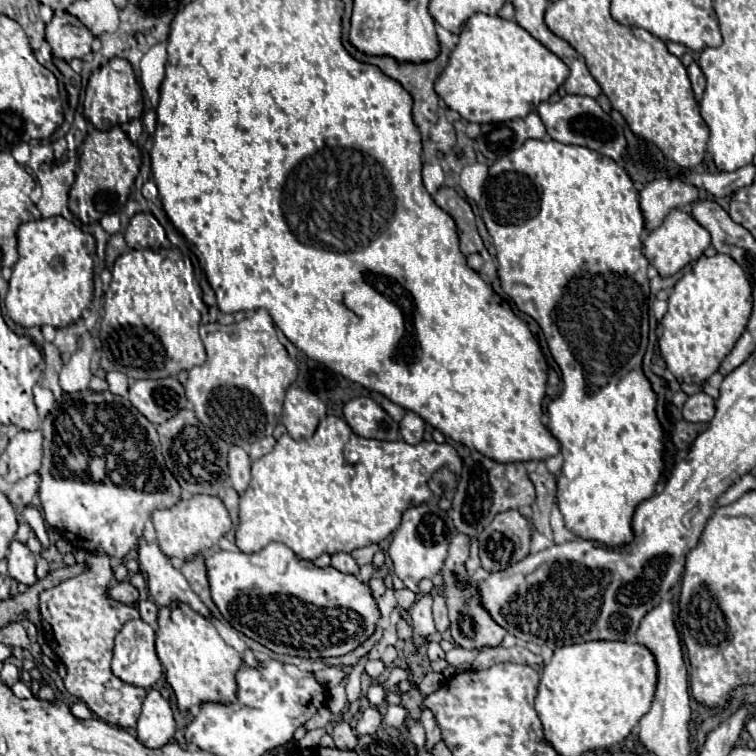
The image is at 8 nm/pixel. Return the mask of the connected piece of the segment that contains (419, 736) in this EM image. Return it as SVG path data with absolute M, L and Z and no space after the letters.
M419 722L411 723L409 726L411 742L418 748L423 748L426 742L425 730Z

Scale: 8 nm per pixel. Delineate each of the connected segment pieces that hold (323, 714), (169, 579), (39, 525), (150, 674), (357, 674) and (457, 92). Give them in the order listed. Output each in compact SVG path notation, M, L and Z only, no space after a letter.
M323 707L323 709L319 709L319 711L305 723L305 729L307 729L307 731L321 729L321 727L327 727L329 721L331 721L331 713L329 713L327 707Z
M139 537L137 553L139 571L145 573L149 595L157 605L171 605L183 601L189 603L191 609L195 609L197 613L209 617L209 609L191 591L187 579L181 575L179 569L171 565L171 559L159 549L157 543L147 543L143 537Z
M27 507L27 509L23 509L21 515L23 515L23 521L29 523L31 529L35 531L35 535L37 535L37 539L41 541L43 549L49 549L49 537L47 537L45 521L43 521L43 515L39 513L39 509L35 509L35 507Z
M143 619L127 621L123 625L123 629L117 633L111 671L121 681L125 681L125 683L129 683L133 687L143 687L143 689L151 689L161 679L163 667L161 667L159 657L155 653L155 631Z
M363 657L357 664L355 664L351 673L348 676L346 685L347 700L352 703L360 698L361 695L361 675L364 673L367 657Z
M475 13L463 25L459 43L449 55L449 65L435 83L435 91L463 119L471 123L495 123L537 111L539 103L547 101L567 75L567 65L515 21Z

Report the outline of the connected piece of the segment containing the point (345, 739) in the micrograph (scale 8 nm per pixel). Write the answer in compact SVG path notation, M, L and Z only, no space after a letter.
M339 721L339 723L333 727L331 737L333 737L337 749L355 749L355 745L357 745L355 731L351 729L347 721Z

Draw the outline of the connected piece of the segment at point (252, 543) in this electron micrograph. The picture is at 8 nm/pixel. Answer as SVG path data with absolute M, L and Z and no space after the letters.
M329 415L319 421L319 427L309 439L291 439L287 433L275 443L273 451L255 459L251 465L251 483L239 495L239 529L235 543L243 553L257 553L265 545L279 541L285 543L293 553L305 561L315 561L323 553L351 553L355 549L379 543L389 537L407 505L425 503L431 495L453 487L461 475L461 457L457 451L443 443L421 441L409 445L405 441L377 441L363 439L351 431L351 427Z

